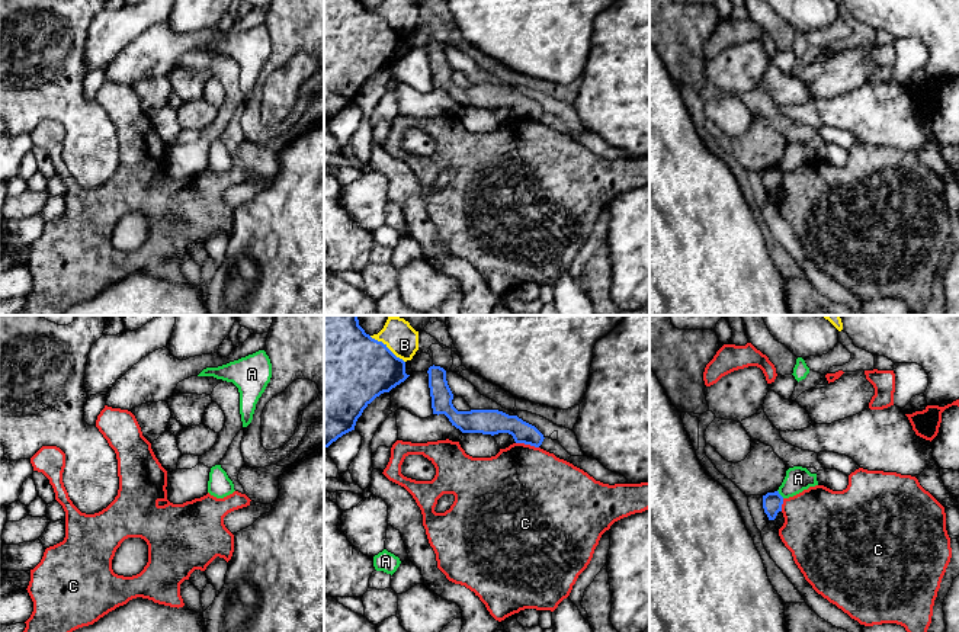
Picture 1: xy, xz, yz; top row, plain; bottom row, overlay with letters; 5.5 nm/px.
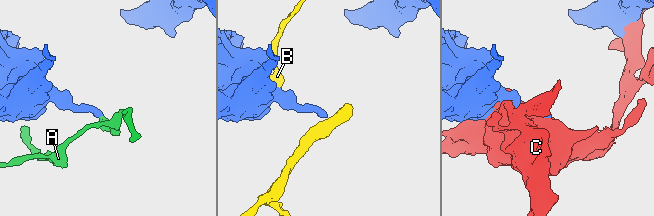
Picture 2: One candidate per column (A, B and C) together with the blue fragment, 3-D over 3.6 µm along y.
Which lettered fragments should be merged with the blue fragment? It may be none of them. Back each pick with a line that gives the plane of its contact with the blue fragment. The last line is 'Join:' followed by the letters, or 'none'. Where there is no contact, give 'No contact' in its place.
Join: none

